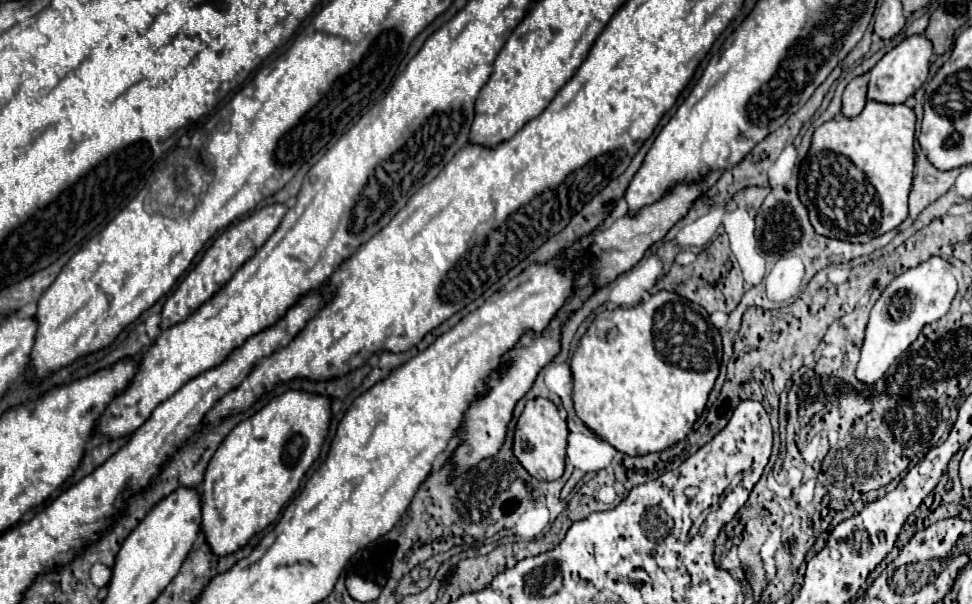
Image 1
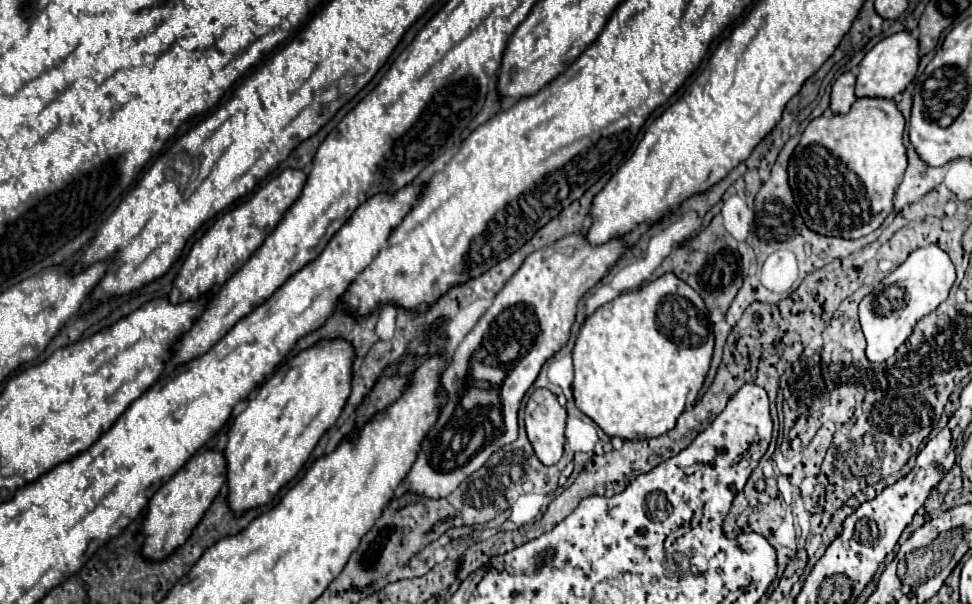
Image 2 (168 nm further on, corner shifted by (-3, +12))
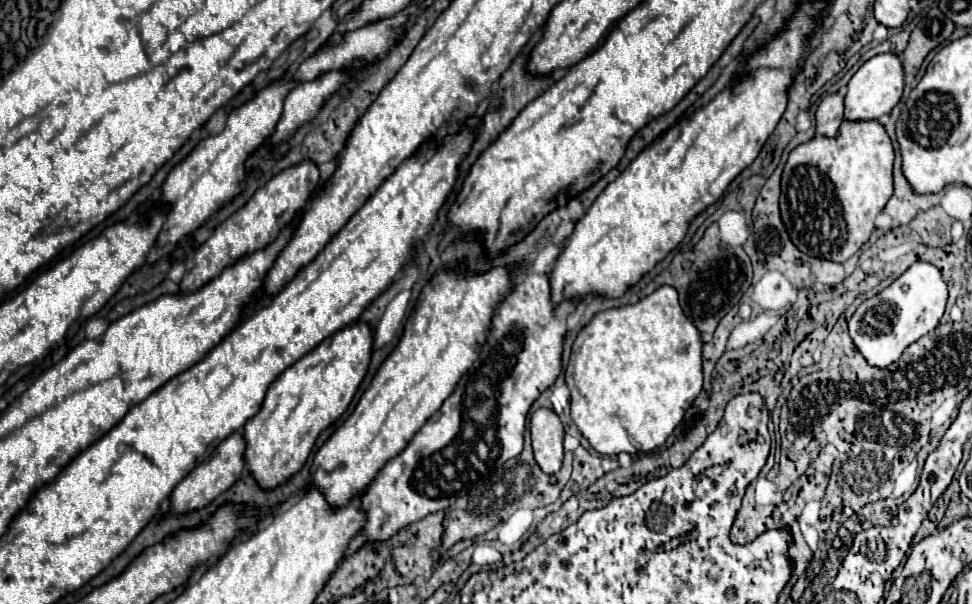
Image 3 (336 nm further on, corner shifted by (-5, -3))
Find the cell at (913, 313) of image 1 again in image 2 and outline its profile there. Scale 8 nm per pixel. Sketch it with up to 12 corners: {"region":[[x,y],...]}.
{"region":[[947,252],[909,254],[861,300],[867,360],[885,362],[955,282]]}

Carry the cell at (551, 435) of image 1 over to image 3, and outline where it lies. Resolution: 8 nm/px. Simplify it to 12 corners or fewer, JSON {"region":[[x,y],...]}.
{"region":[[551,409],[531,417],[535,461],[557,473],[563,423]]}

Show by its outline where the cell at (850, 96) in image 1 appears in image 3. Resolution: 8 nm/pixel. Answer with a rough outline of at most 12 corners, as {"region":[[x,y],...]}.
{"region":[[827,95],[815,111],[817,135],[835,137],[843,97]]}

